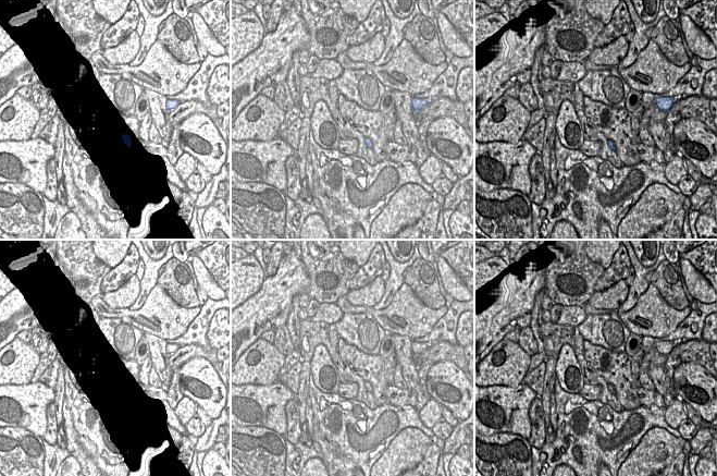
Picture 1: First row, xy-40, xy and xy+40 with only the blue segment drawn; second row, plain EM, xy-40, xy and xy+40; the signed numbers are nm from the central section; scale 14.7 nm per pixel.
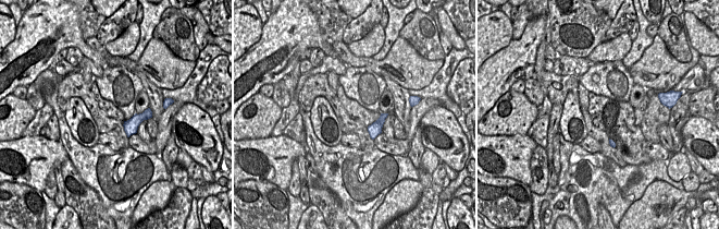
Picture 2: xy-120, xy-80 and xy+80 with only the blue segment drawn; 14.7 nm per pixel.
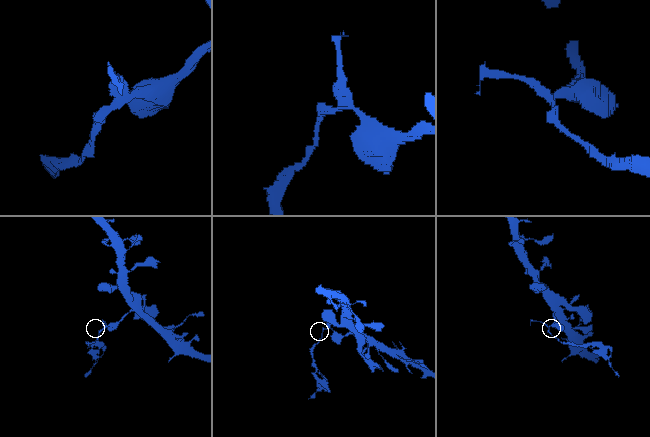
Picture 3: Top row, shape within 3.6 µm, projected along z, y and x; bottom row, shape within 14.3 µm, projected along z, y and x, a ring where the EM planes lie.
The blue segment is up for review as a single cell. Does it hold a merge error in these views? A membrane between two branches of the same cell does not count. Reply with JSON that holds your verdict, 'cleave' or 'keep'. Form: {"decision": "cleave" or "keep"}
{"decision": "cleave"}

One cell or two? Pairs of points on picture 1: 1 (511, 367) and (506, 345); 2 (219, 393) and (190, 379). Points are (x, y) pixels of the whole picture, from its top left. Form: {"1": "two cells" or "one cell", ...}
{"1": "one cell", "2": "one cell"}

